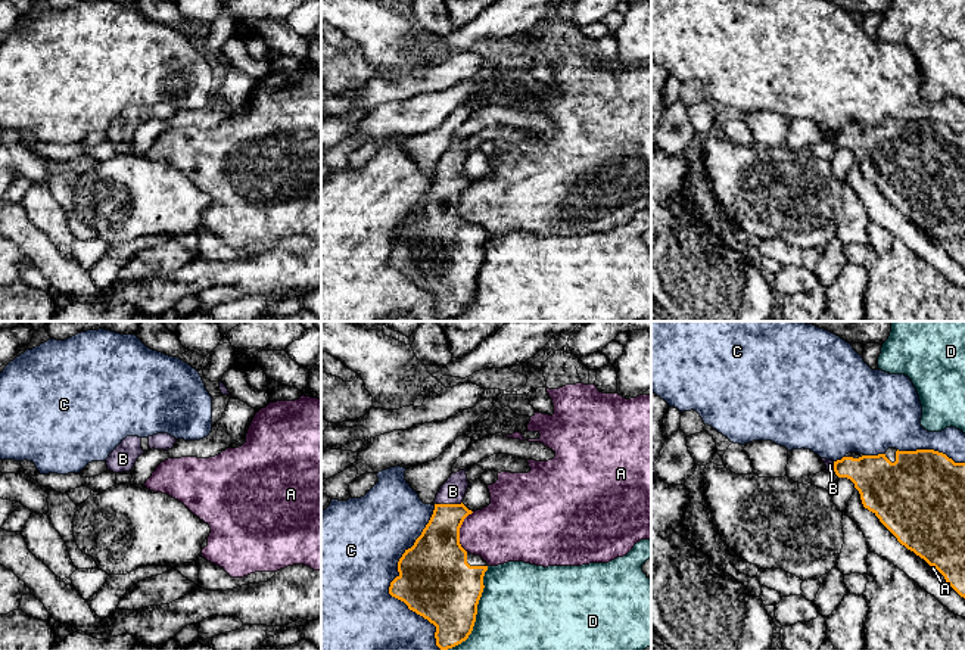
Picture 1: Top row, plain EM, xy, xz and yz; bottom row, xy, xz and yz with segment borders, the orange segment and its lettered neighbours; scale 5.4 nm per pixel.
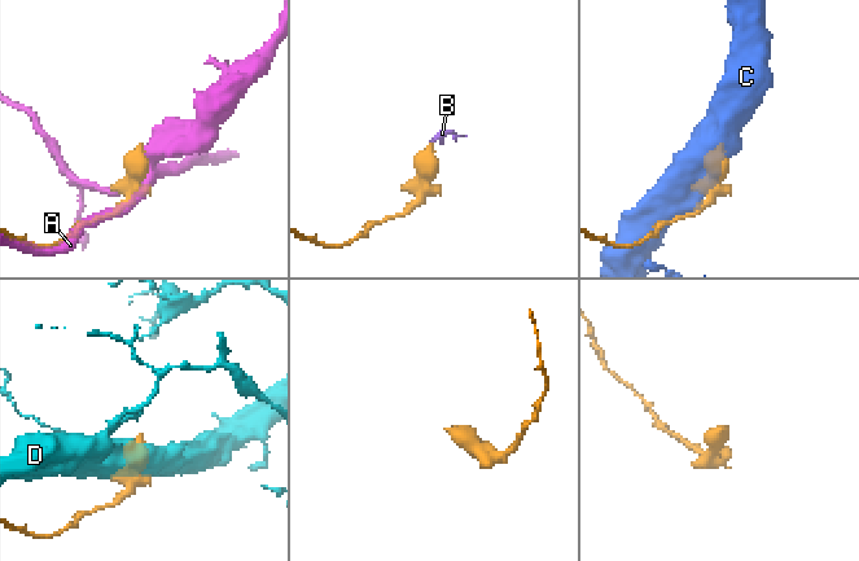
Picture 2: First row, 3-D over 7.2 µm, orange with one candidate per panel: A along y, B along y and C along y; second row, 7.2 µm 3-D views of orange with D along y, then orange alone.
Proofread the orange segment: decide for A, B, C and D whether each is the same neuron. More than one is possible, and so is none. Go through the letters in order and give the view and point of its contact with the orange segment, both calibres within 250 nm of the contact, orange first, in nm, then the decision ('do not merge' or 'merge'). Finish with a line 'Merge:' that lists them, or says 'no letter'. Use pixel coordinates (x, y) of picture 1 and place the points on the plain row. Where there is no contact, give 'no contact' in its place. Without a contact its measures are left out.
A: xz (458, 201) | 360/340 nm | do not merge
B: xz (448, 174) | 240/140 nm | merge
C: xz (391, 254) | 400/500 nm | do not merge
D: xz (476, 283) | 380/500 nm | do not merge
Merge: B

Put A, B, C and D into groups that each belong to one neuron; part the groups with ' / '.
A / B / C / D

